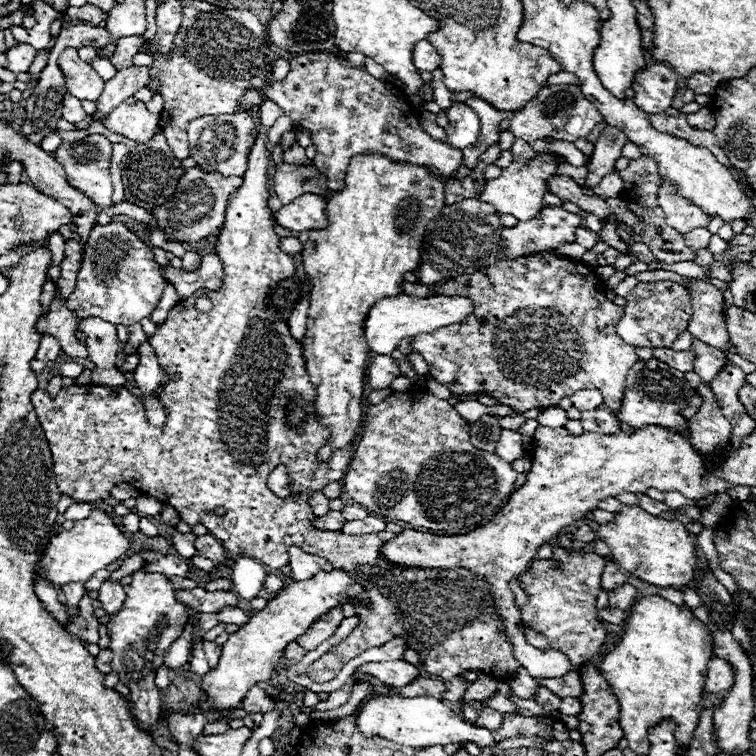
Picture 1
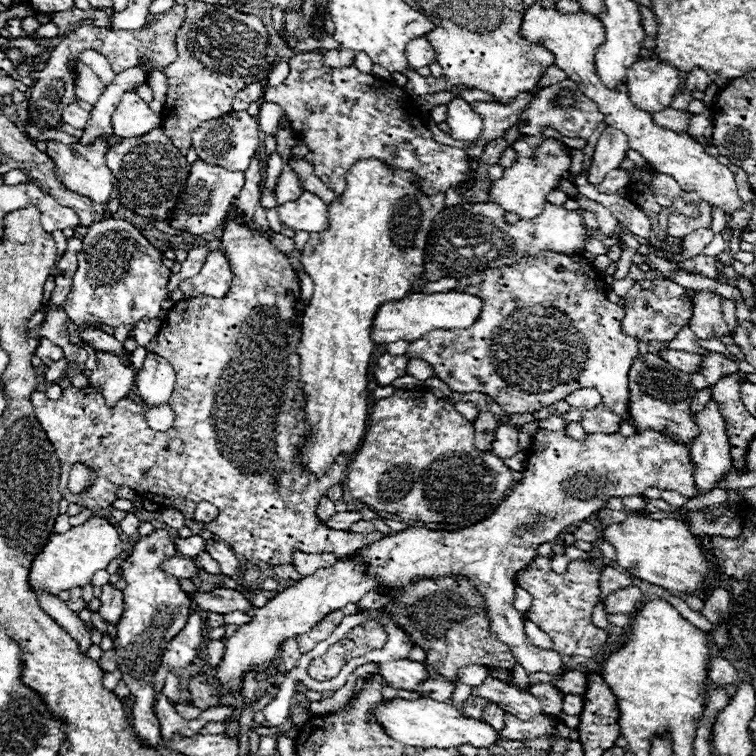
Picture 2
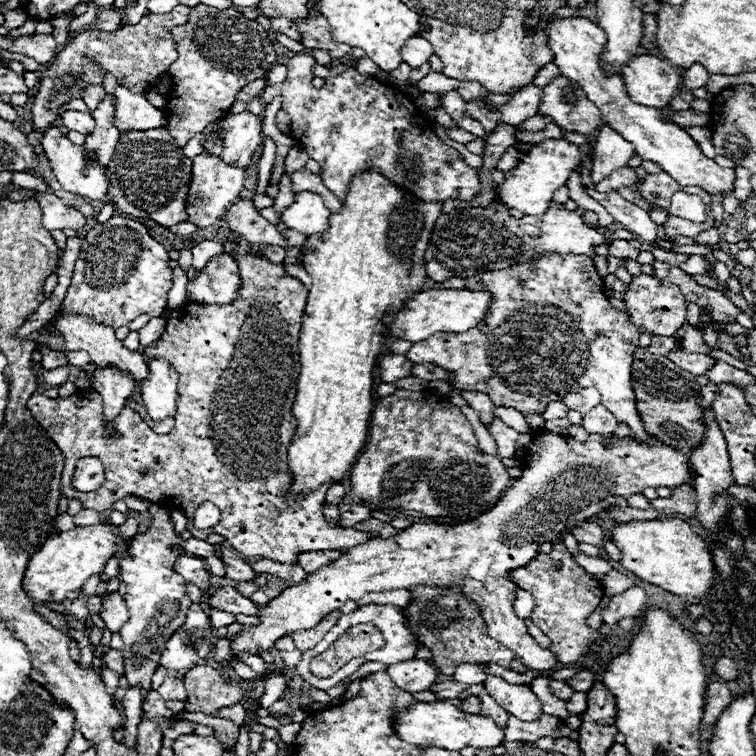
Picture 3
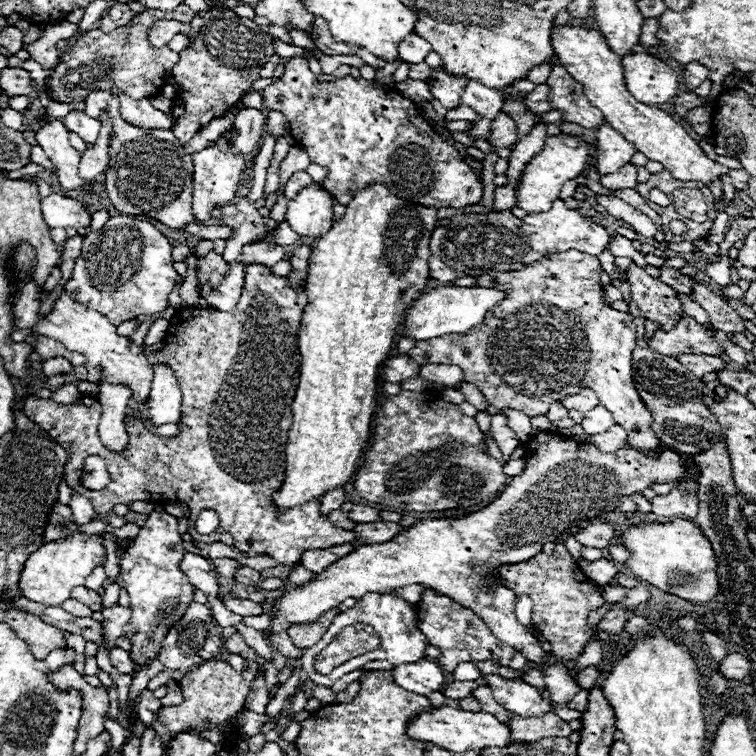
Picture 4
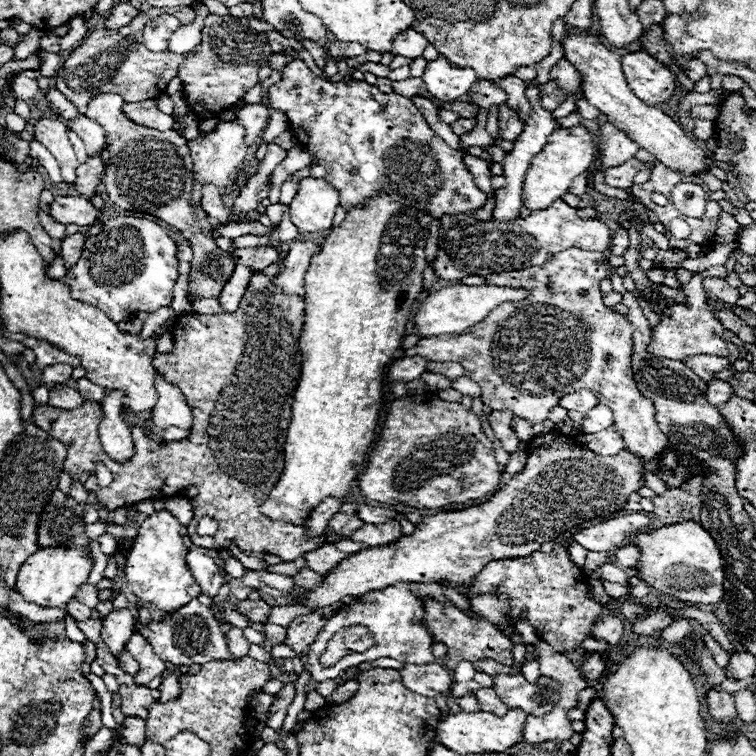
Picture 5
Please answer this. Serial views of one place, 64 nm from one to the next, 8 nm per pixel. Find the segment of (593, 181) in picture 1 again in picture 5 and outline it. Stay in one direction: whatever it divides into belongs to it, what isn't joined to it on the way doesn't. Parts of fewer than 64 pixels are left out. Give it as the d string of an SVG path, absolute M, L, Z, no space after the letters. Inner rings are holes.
M604 122L604 126L600 128L600 160L604 168L620 166L626 160L634 158L636 152L638 144L634 140L630 140L612 122Z

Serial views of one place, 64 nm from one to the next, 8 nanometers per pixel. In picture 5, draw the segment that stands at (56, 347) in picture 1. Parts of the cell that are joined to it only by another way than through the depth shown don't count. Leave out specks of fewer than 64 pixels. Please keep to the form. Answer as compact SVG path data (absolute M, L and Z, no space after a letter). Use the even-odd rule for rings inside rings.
M56 364L56 366L50 366L42 372L42 382L46 388L54 388L54 386L64 386L68 384L70 380L70 374L72 374L72 368L66 366L66 364Z

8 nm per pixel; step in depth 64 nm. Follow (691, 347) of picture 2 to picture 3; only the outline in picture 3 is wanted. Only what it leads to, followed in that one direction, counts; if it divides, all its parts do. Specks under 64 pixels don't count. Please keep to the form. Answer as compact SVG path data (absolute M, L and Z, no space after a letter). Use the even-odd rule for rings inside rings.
M713 350L712 352L708 352L707 355L714 359L723 360L723 361L727 362L728 364L730 364L740 370L744 370L744 371L748 370L748 366L744 362L734 358L733 356L730 356L730 354L728 354L722 350Z

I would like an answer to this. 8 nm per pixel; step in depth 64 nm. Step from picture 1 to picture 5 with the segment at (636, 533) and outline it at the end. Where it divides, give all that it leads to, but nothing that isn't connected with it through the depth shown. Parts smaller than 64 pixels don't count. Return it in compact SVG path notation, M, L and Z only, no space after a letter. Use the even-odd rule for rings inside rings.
M682 522L662 526L634 538L640 550L640 578L652 588L670 594L682 602L718 604L724 598L724 562L718 544L698 522Z

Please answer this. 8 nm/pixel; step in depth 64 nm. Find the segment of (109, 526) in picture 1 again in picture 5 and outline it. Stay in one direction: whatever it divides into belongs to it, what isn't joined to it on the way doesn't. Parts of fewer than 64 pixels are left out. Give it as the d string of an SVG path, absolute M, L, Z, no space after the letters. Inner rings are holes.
M40 548L36 550L18 570L16 588L26 598L26 602L34 602L36 606L46 608L62 608L70 598L74 598L78 586L82 586L90 574L92 556L82 548Z

